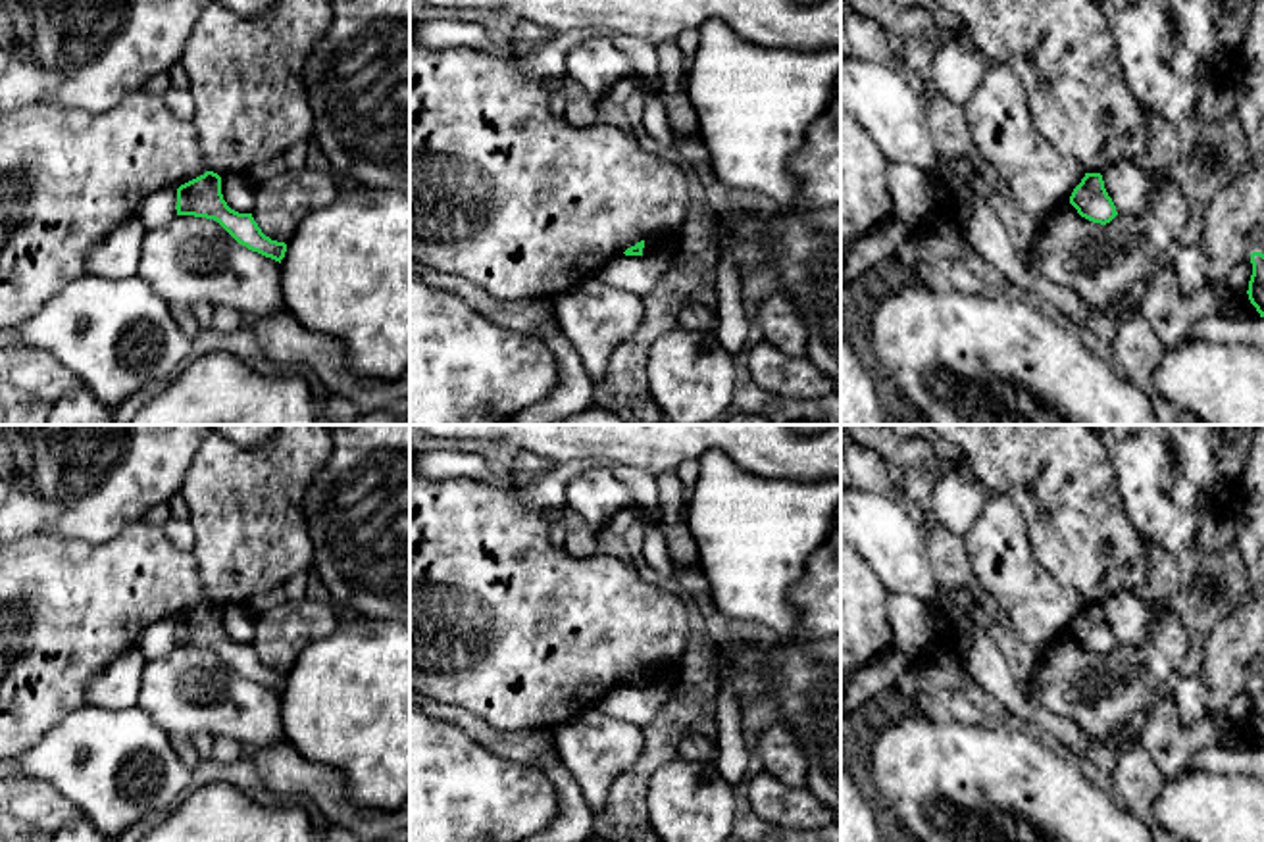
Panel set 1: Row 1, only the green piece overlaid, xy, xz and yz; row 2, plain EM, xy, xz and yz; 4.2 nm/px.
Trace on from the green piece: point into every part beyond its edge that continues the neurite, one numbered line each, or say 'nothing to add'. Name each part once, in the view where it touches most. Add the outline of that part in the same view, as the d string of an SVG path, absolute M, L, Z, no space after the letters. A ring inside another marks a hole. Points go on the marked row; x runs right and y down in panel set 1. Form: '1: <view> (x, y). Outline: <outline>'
nothing to add

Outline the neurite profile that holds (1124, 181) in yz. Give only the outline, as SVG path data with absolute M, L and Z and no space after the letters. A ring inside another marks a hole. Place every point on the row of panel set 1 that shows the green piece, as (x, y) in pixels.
M1122 160L1100 173L1118 213L1143 213L1149 183L1137 161Z

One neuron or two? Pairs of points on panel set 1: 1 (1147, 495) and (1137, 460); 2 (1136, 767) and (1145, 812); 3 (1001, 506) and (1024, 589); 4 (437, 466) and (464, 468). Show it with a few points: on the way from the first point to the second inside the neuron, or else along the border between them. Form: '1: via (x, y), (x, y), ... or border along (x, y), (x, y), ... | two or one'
1: via (1141, 487), (1137, 468) | one
2: via (1136, 779), (1139, 800) | one
3: via (1001, 527), (1001, 550), (1007, 558), (1007, 568) | one
4: via (443, 466), (458, 466) | one

